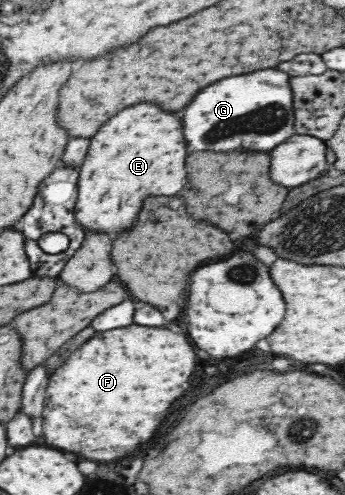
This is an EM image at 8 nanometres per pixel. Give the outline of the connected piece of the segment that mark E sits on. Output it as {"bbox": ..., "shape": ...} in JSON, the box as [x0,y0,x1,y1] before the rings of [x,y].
{"bbox":[76,102,189,238],"shape":[[[148,102],[128,106],[126,110],[110,118],[106,126],[98,129],[94,138],[91,137],[88,153],[79,170],[76,218],[86,230],[106,232],[110,234],[110,238],[114,238],[112,234],[118,234],[136,222],[146,196],[174,196],[184,188],[187,182],[187,170],[184,164],[188,156],[189,151],[186,148],[180,118]]]}

